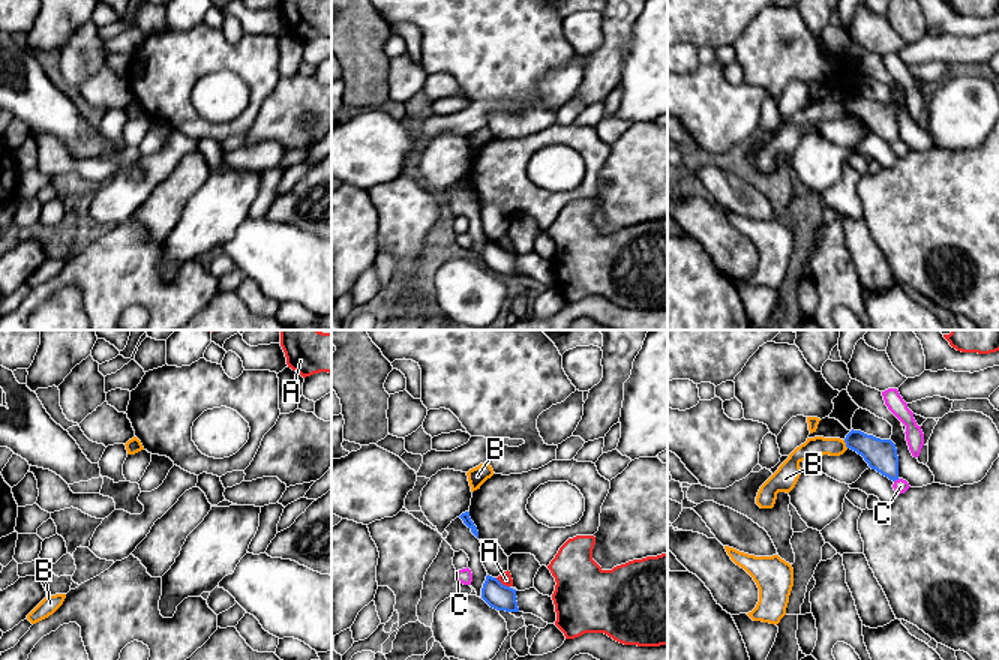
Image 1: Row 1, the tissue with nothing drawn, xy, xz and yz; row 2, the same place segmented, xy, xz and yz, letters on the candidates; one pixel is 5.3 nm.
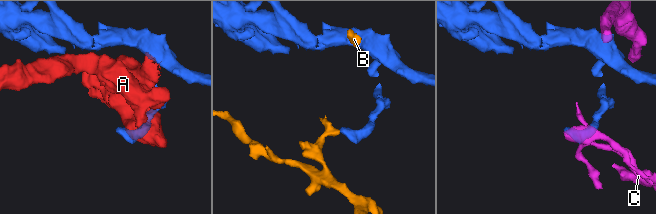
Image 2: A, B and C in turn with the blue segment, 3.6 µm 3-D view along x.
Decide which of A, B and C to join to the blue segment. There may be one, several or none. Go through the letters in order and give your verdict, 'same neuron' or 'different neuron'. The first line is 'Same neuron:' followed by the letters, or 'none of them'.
Same neuron: none of them
A: different neuron
B: different neuron
C: different neuron

